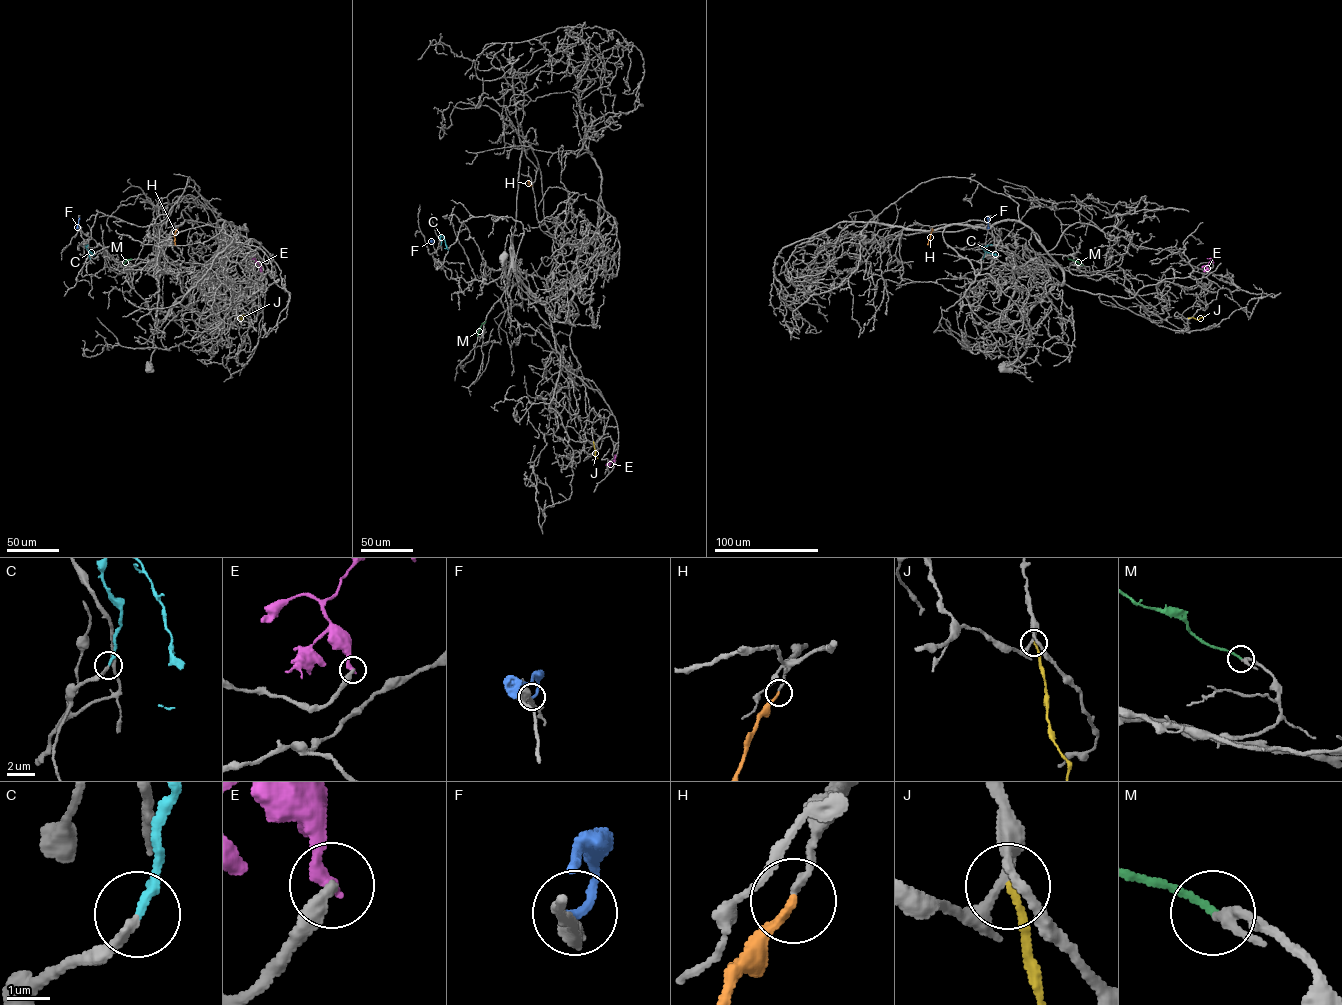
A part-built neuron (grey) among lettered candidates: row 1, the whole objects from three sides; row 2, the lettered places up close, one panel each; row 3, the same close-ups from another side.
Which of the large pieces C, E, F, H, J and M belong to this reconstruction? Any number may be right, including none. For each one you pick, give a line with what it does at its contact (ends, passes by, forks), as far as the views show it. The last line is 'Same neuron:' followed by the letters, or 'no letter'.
C: it ends there
H: it ends there
J: it ends there
Same neuron: C, H, J

